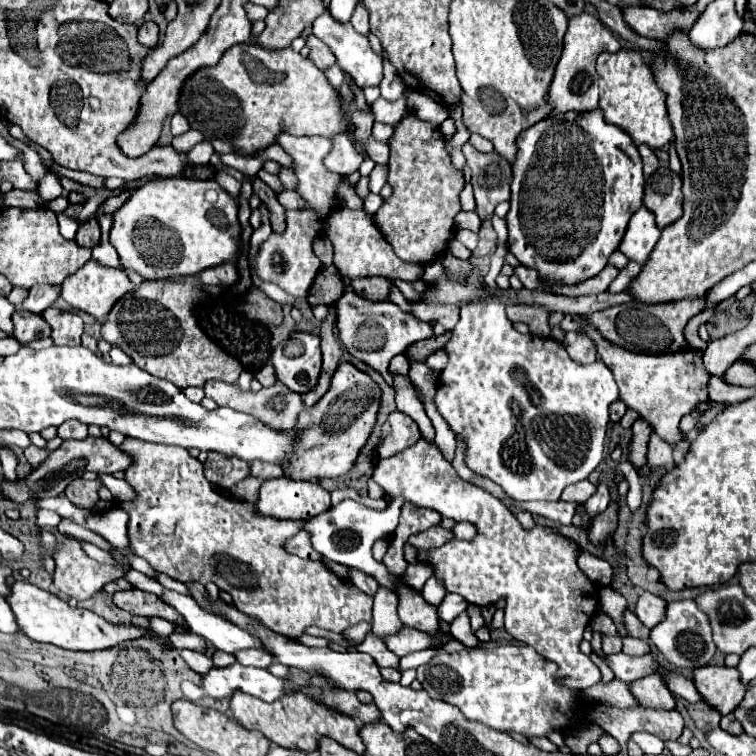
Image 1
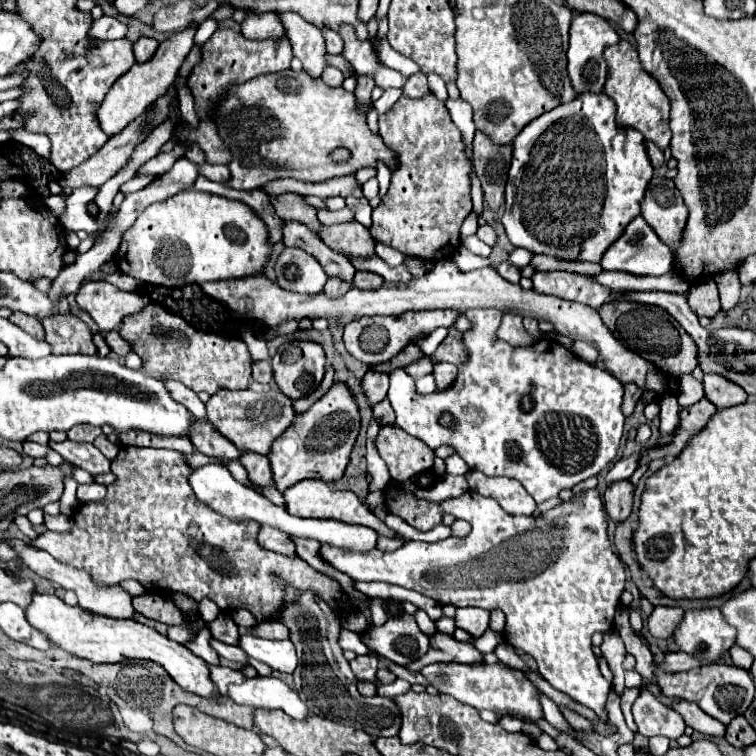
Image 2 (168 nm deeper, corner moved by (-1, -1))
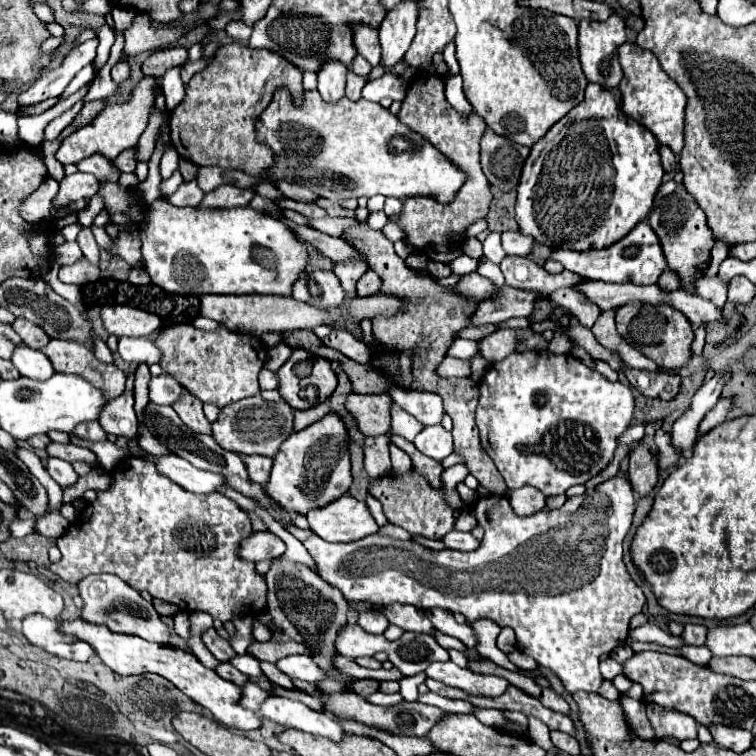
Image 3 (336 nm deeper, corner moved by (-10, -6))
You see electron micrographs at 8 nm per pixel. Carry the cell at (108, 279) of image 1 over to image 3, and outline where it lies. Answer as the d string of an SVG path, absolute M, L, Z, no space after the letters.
M104 305L100 315L106 331L118 337L152 337L160 329L160 317L130 305Z

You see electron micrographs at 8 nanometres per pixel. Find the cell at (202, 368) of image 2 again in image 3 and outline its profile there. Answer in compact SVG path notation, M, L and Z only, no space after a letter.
M180 323L158 331L154 345L162 351L160 367L174 377L188 393L204 403L224 407L228 403L254 397L258 387L258 373L266 361L266 349L258 337L234 333L228 329L202 331L194 325Z

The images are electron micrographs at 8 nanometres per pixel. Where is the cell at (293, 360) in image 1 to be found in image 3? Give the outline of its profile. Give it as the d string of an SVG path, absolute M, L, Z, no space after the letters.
M294 349L290 359L278 369L278 379L278 391L292 409L310 409L326 401L338 383L330 361L314 357L306 349Z

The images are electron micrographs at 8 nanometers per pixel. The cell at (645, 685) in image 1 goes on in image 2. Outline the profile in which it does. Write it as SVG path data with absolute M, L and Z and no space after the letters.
M675 702L673 708L683 716L685 724L691 726L693 730L705 734L705 736L719 736L725 738L725 724L717 722L715 718L711 718L709 714L701 712L701 708L697 708L697 704L689 704L689 702Z

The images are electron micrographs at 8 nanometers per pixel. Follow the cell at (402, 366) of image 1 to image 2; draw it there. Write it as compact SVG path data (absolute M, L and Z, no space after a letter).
M369 370L361 378L361 390L367 396L369 406L375 406L381 400L385 400L387 398L387 388L389 388L389 376L387 374L379 374L379 372Z

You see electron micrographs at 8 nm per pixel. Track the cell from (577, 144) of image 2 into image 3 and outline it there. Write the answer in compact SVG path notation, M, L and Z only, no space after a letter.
M588 83L584 101L532 145L518 185L516 223L520 233L552 249L606 249L648 217L662 175L658 141L624 115L620 91Z

